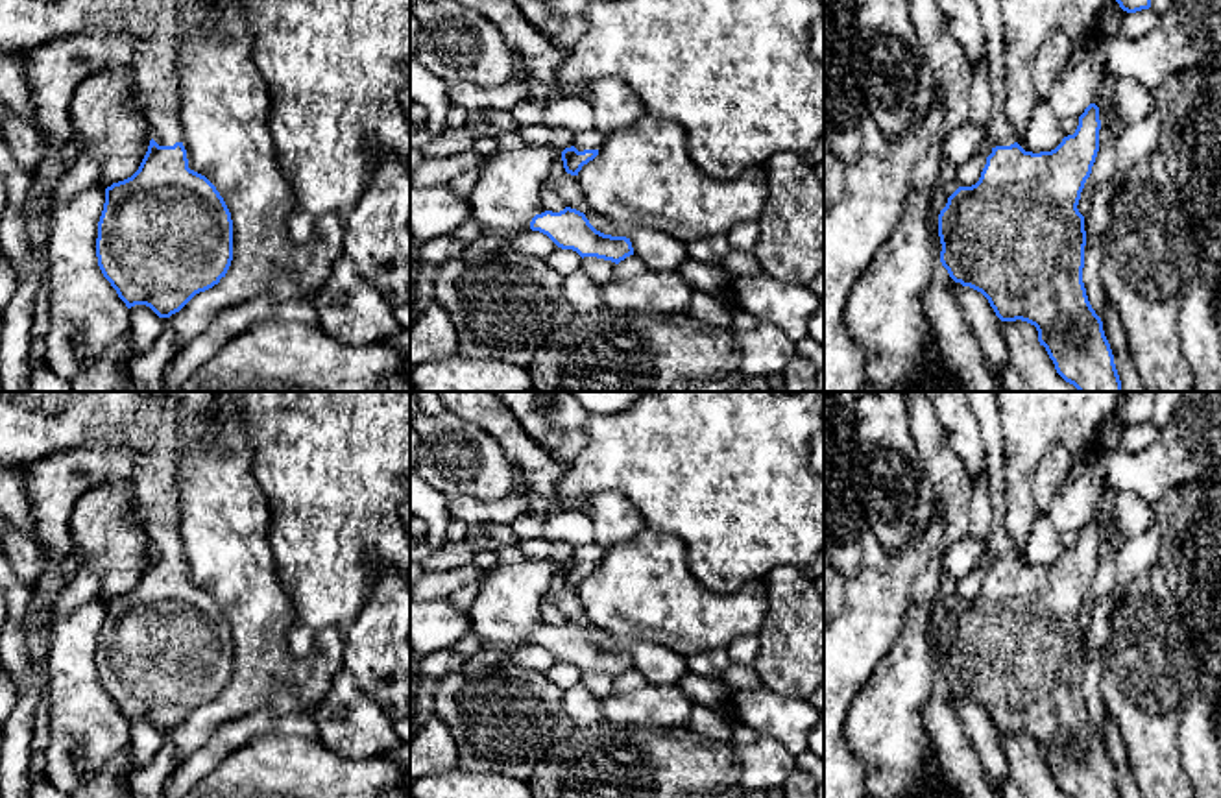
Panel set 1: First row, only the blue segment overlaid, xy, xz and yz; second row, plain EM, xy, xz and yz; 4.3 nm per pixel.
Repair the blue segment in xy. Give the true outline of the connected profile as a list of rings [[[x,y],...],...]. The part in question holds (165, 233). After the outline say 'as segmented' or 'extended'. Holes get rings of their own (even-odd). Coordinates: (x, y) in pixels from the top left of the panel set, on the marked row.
[[[175,0],[150,22],[144,37],[133,42],[131,70],[137,102],[150,124],[150,146],[139,170],[105,188],[98,222],[96,257],[103,277],[127,308],[150,307],[159,318],[179,312],[196,294],[225,277],[233,260],[233,220],[216,187],[188,168],[177,118]]]; extended

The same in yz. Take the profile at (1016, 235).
[[[975,0],[975,4],[981,15],[985,57],[992,83],[992,118],[986,126],[992,139],[992,153],[986,157],[979,181],[972,187],[959,187],[938,214],[940,262],[955,283],[981,292],[1001,321],[1022,320],[1034,325],[1038,342],[1046,347],[1057,373],[1079,392],[1123,392],[1103,321],[1092,308],[1082,283],[1086,231],[1084,216],[1077,205],[1099,151],[1099,107],[1090,103],[1079,116],[1075,133],[1064,137],[1055,150],[1040,153],[1025,151],[1016,142],[1005,113],[1007,94],[999,0]]]; extended

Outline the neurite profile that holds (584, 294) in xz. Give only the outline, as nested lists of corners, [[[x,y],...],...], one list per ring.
[[[582,270],[563,277],[563,292],[573,312],[591,312],[604,307],[602,284]]]

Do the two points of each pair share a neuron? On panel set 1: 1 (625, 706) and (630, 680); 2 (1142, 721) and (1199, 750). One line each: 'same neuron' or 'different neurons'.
1: different neurons
2: different neurons

